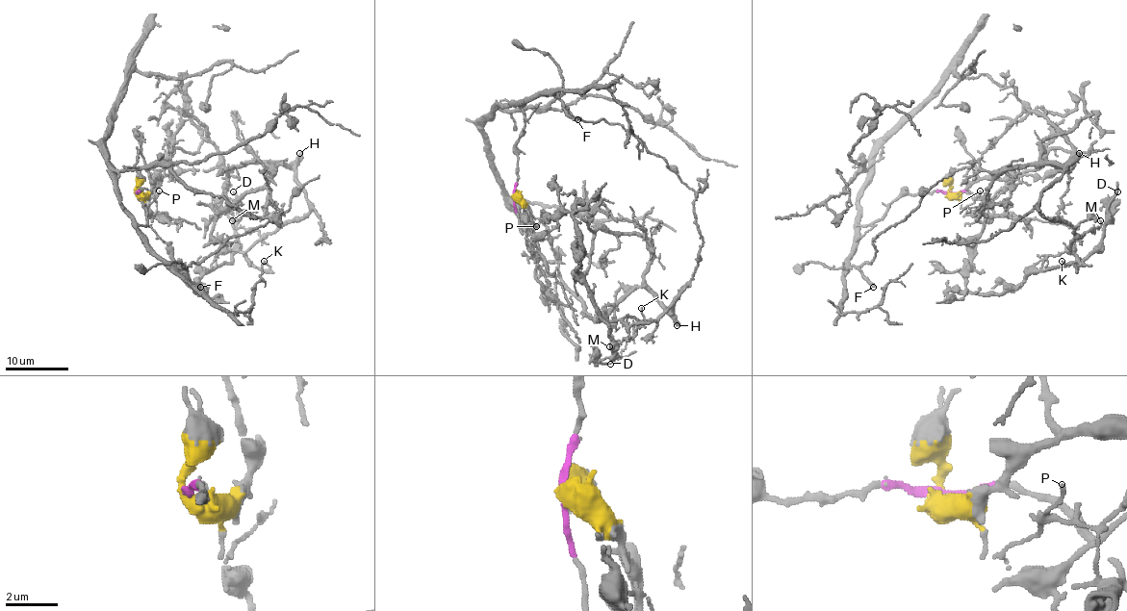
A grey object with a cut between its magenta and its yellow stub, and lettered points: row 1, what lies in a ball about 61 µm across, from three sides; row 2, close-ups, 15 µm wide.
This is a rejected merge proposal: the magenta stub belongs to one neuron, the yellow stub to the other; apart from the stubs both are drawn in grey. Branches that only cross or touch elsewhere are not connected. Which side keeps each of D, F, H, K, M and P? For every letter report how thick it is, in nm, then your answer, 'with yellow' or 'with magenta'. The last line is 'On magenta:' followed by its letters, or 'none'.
D: 180 nm thick; with yellow
F: 240 nm thick; with magenta
H: 460 nm thick; with yellow
K: 120 nm thick; with yellow
M: 120 nm thick; with yellow
P: 130 nm thick; with yellow
On magenta: F

